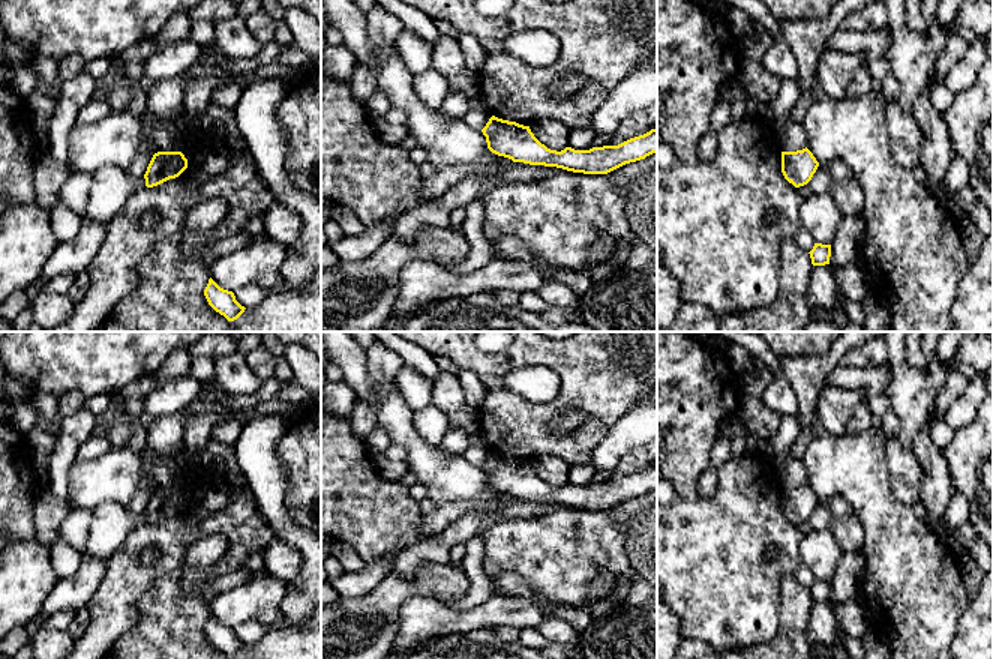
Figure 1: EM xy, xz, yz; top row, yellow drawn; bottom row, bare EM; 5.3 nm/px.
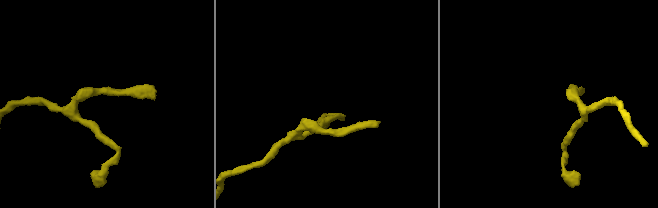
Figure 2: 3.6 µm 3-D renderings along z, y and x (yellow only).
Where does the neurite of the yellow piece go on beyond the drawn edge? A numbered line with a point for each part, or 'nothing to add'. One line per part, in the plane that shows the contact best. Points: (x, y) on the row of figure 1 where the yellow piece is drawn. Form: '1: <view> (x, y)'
nothing to add

